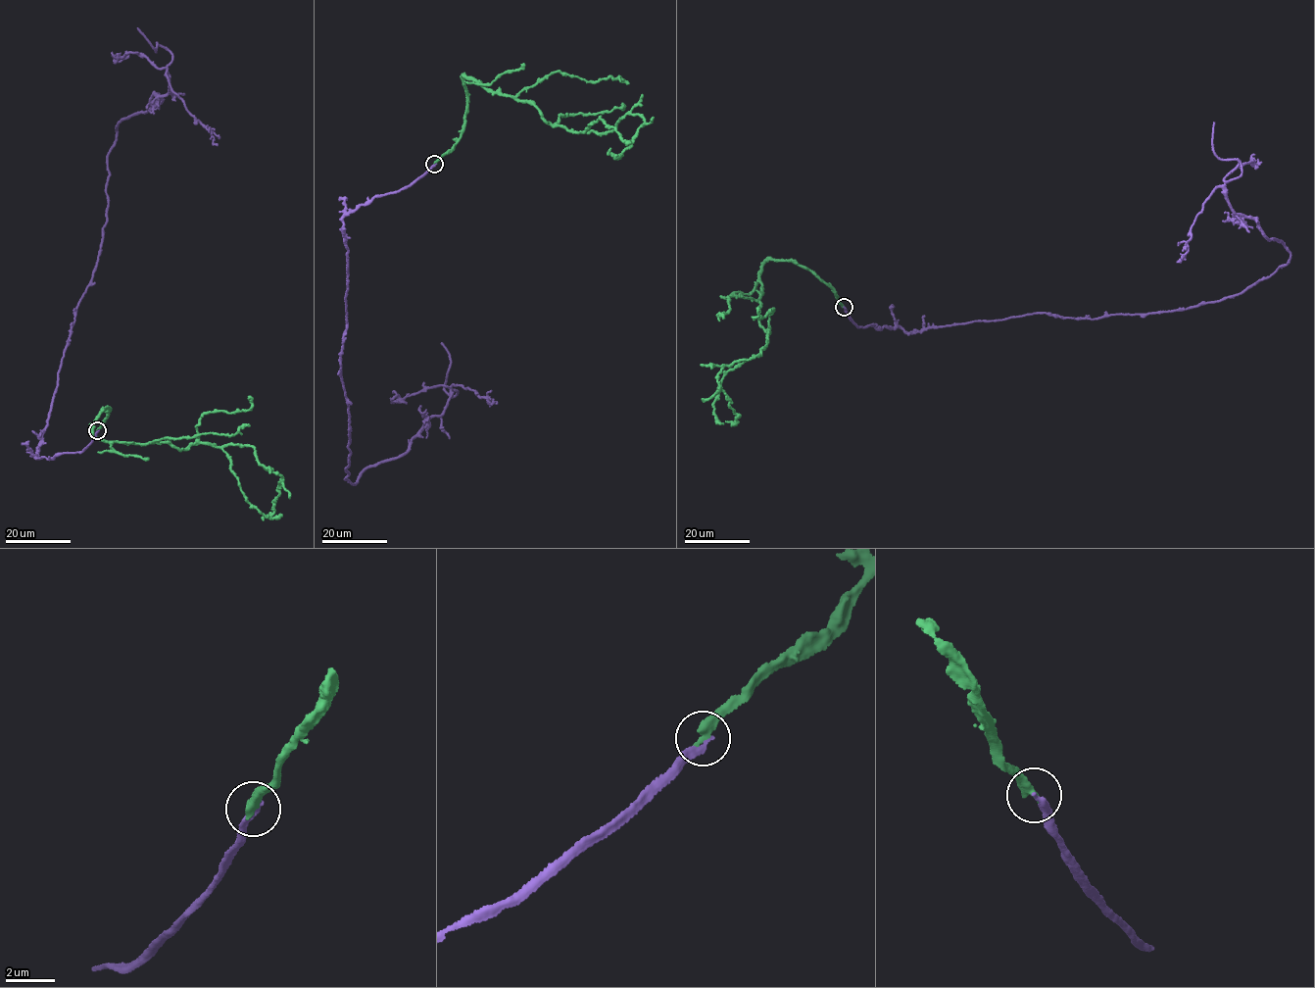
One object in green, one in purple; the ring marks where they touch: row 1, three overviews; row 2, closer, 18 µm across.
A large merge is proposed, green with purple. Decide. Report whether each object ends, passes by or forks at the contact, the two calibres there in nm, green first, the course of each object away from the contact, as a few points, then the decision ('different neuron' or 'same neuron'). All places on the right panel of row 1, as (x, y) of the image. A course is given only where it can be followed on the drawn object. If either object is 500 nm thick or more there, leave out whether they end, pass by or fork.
green ends there; purple ends there; 440 nm thick on the green side, 300 nm on the other; green runs (843, 307), (812, 272), (765, 262), (757, 311), (767, 342), (717, 375), (737, 418), (725, 420); purple runs (844, 307), (915, 333), (1241, 294), (1290, 252), (1234, 214), (1242, 170), (1213, 123); different neuron

